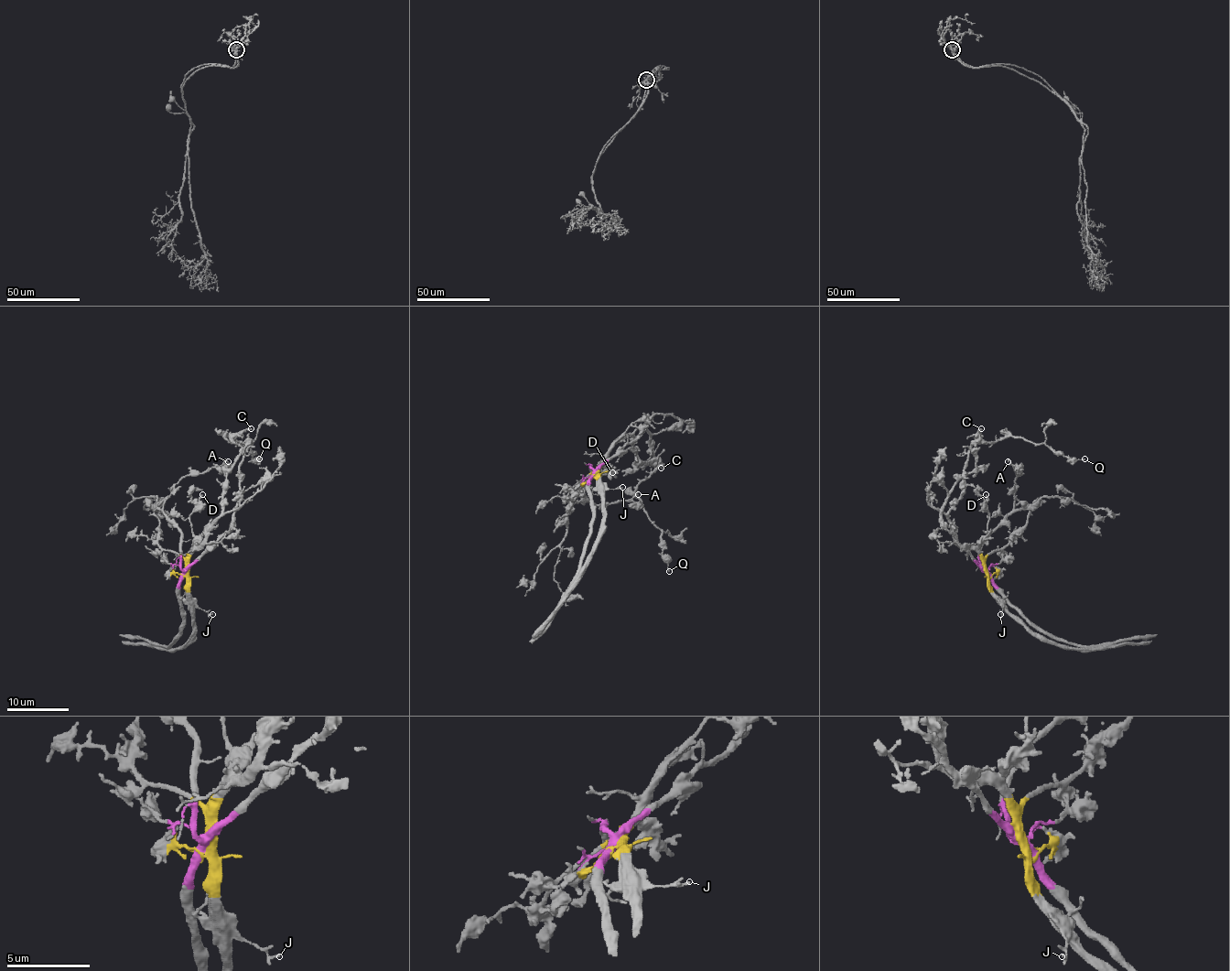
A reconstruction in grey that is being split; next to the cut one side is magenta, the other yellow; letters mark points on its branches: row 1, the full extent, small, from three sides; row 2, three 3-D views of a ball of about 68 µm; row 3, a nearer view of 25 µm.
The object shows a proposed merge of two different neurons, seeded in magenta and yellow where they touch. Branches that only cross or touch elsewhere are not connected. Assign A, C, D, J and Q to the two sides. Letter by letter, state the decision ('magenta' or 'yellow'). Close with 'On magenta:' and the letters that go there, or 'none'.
A: magenta
C: yellow
D: yellow
J: yellow
Q: magenta
On magenta: A, Q

